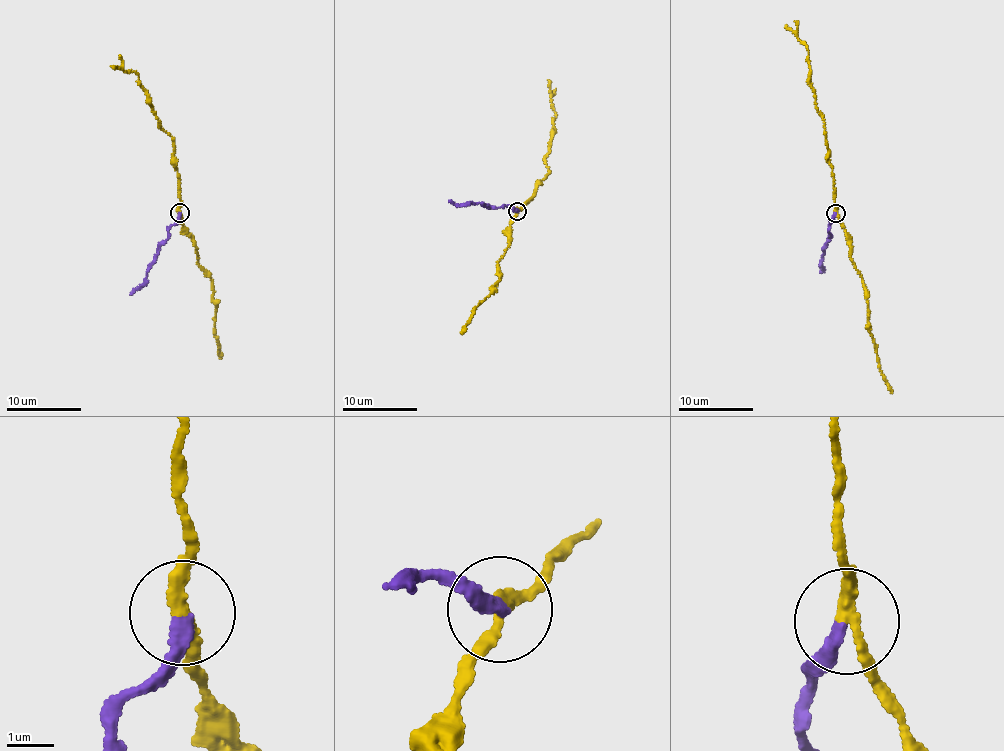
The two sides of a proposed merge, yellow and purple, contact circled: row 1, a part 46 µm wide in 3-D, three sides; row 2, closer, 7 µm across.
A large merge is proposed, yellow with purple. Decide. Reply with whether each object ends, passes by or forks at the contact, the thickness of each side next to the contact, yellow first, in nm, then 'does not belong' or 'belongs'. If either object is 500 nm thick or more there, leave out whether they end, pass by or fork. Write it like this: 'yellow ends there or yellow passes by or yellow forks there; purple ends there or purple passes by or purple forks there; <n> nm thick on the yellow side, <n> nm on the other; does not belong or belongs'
yellow passes by; purple ends there; 240 nm thick on the yellow side, 240 nm on the other; does not belong

